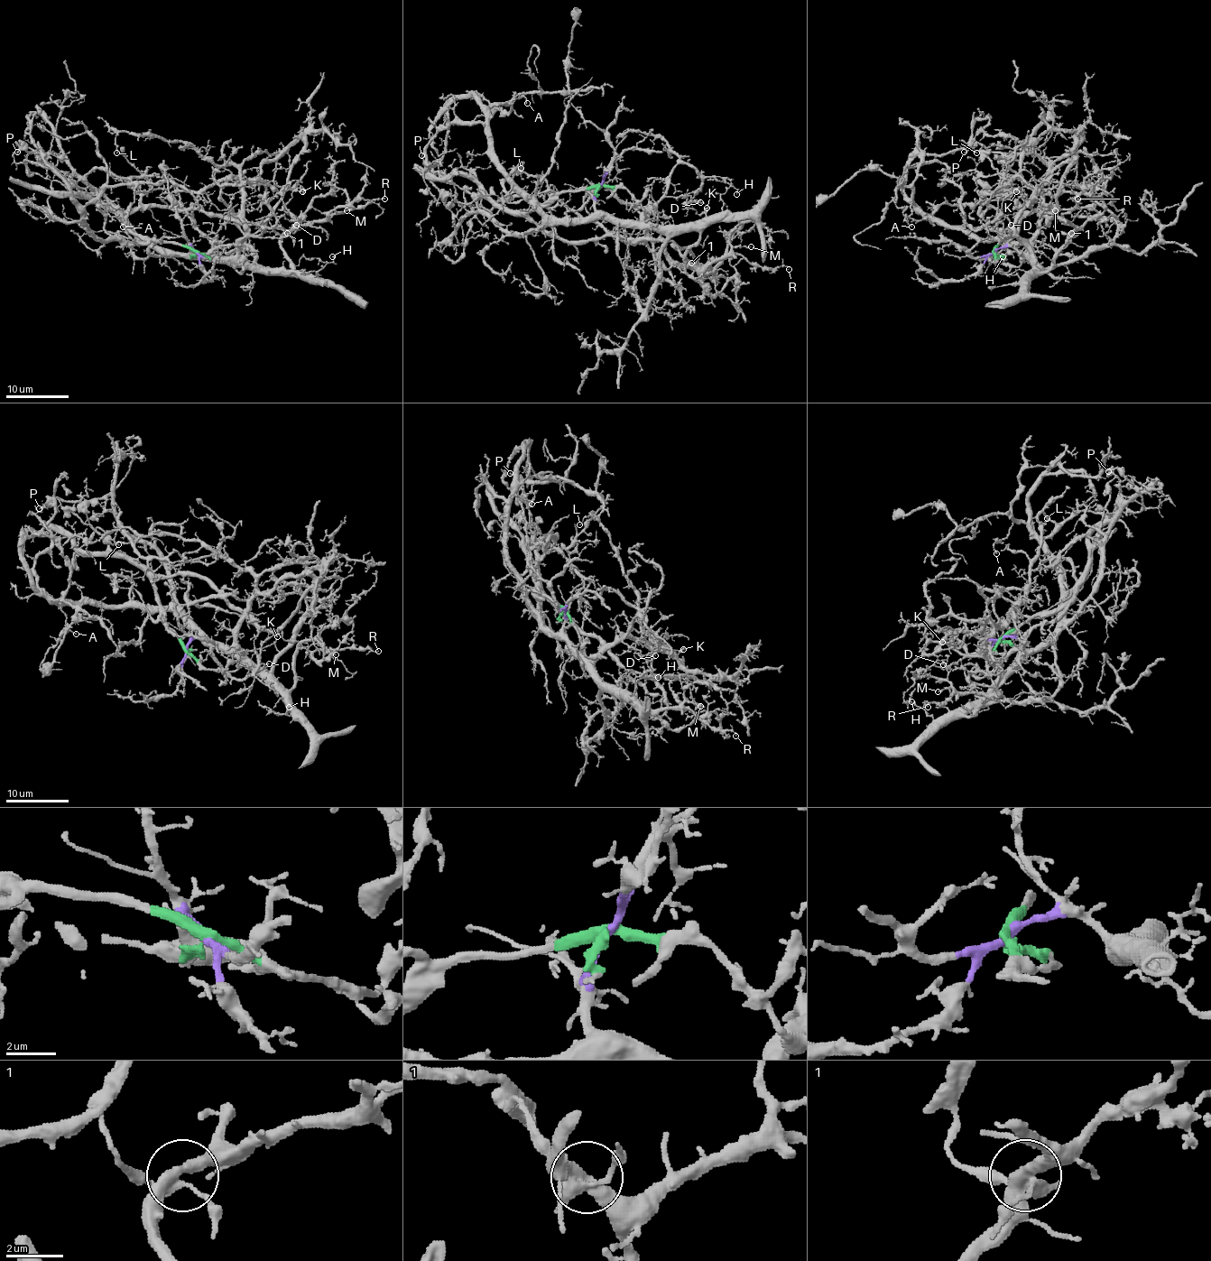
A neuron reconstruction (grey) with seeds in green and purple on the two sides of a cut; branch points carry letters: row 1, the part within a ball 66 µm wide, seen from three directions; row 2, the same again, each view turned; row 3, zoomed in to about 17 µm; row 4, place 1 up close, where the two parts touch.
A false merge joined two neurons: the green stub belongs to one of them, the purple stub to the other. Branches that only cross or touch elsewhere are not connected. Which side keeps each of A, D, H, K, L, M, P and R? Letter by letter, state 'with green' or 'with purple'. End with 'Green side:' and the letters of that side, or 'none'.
A: with purple
D: with purple
H: with purple
K: with purple
L: with purple
M: with purple
P: with purple
R: with purple
Green side: none

